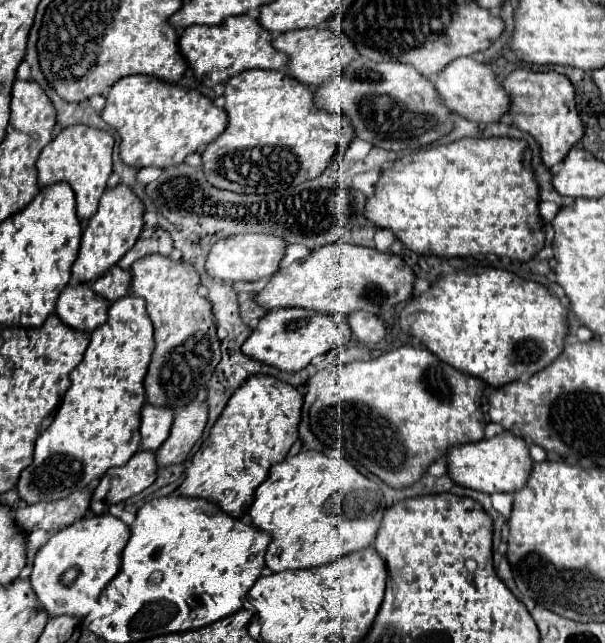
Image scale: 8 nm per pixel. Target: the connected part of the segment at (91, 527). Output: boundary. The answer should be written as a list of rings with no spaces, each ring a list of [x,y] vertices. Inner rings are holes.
[[[104,513],[92,515],[88,519],[78,519],[70,527],[64,527],[60,533],[52,535],[48,543],[36,553],[28,579],[36,601],[40,603],[40,609],[46,611],[50,619],[60,615],[84,619],[96,607],[102,589],[118,573],[120,553],[128,541],[128,533],[128,525]]]

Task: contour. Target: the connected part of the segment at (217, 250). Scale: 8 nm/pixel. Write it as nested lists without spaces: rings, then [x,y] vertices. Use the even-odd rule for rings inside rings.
[[[234,235],[226,237],[212,245],[204,269],[212,279],[222,279],[224,283],[236,283],[236,281],[260,281],[266,277],[272,277],[278,271],[278,263],[284,255],[284,241],[278,241],[278,237],[266,237],[266,235]]]

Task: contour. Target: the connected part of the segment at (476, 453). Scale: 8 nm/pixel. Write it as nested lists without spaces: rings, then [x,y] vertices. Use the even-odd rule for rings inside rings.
[[[504,431],[500,435],[494,435],[492,439],[482,439],[476,443],[464,443],[458,447],[452,447],[446,453],[448,459],[448,477],[460,485],[482,493],[496,493],[496,491],[518,491],[526,485],[532,459],[528,455],[528,443],[522,437],[514,437],[510,431]]]

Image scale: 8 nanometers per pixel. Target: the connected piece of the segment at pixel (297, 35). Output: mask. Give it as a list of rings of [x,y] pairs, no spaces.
[[[322,27],[286,31],[272,39],[272,47],[288,55],[286,73],[308,87],[322,85],[330,77],[330,73],[340,73],[346,67],[346,63],[350,63],[358,55],[354,45],[350,45],[350,41],[342,37],[342,33],[330,33],[328,29],[322,29]]]

